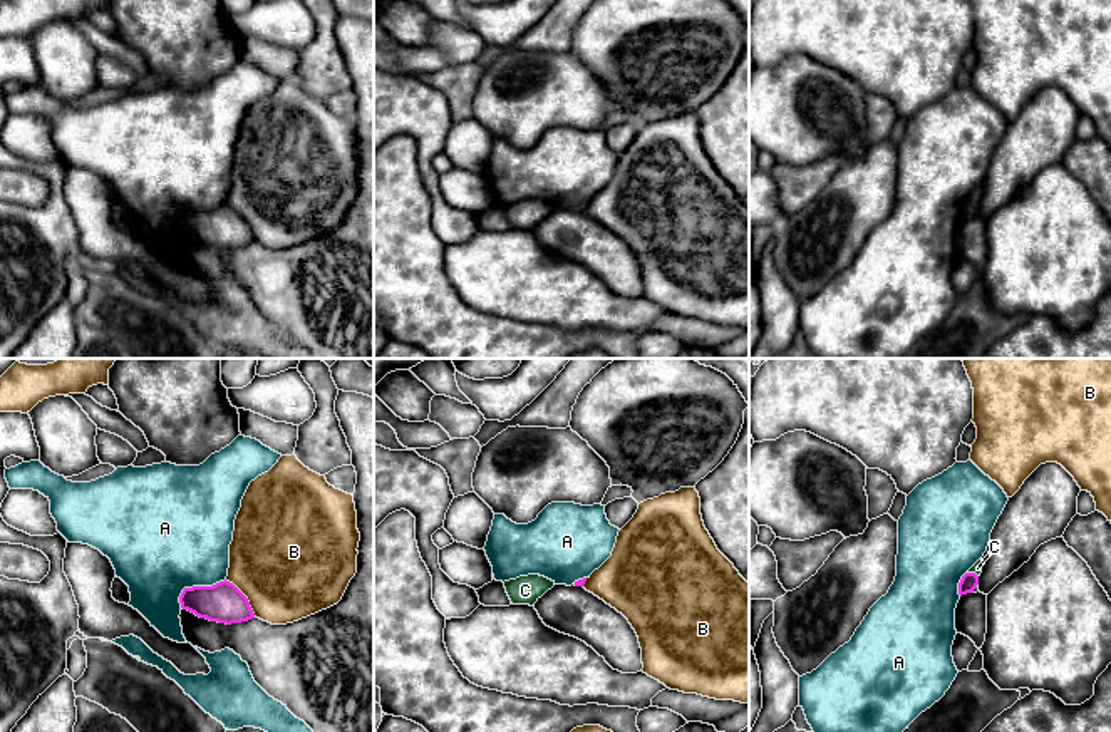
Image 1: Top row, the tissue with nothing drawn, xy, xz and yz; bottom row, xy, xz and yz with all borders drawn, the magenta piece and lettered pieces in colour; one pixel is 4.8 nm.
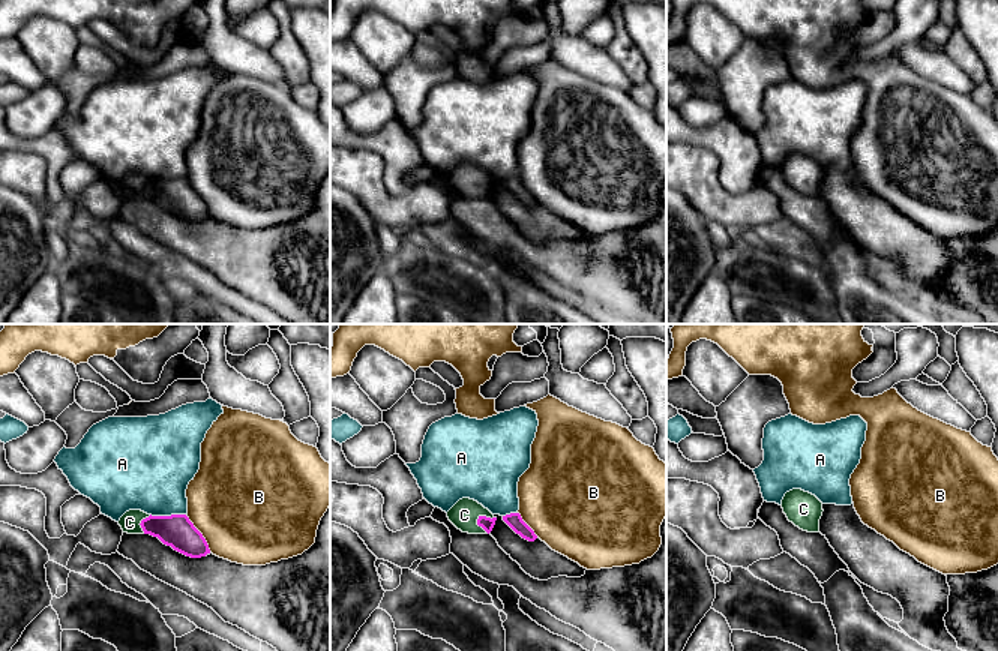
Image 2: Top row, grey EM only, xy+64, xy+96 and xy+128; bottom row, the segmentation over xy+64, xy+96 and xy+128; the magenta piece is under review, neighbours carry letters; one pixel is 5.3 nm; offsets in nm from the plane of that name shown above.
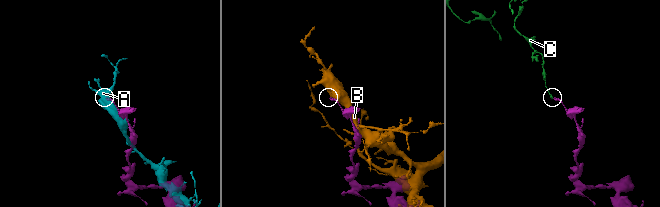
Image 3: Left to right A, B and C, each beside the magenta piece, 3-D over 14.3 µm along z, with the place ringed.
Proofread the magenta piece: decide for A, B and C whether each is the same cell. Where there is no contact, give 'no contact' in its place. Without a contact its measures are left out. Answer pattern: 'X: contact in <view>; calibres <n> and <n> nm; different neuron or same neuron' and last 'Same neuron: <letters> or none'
A: contact in xy; calibres 190 and 480 nm; different neuron
B: contact in xy; calibres 190 and 500 nm; different neuron
C: contact in yz; calibres 90 and 50 nm; same neuron
Same neuron: C

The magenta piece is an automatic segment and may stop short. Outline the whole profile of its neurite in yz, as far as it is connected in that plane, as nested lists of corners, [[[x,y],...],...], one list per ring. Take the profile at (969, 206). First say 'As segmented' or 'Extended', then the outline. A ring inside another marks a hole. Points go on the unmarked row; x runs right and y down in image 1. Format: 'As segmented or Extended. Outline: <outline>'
Extended. Outline: [[[982,183],[962,201],[959,208],[959,219],[977,218],[979,201],[982,198]]]

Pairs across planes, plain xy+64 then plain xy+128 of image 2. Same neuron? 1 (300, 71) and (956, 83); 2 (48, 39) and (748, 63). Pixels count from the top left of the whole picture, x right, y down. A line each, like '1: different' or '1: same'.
1: different
2: different

